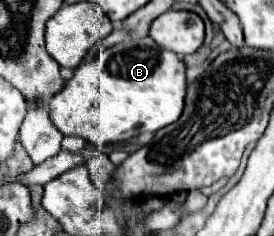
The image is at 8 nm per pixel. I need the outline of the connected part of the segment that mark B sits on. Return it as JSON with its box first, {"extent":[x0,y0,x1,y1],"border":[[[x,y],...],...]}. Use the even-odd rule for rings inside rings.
{"extent":[50,36,186,148],"border":[[[150,36],[144,38],[126,38],[120,44],[114,44],[100,52],[96,58],[80,64],[74,70],[72,80],[66,82],[64,90],[50,98],[50,118],[54,126],[64,136],[80,136],[94,146],[102,148],[112,142],[124,142],[140,132],[156,132],[172,122],[176,122],[184,108],[186,96],[186,74],[184,62],[170,50],[158,46]]]}

